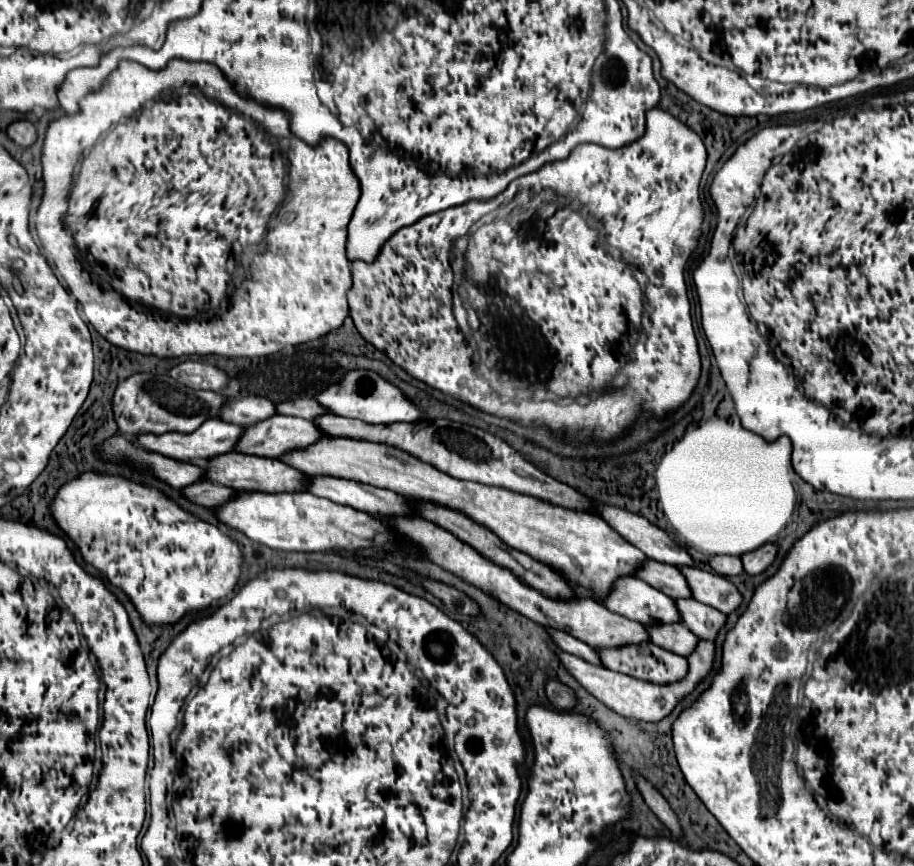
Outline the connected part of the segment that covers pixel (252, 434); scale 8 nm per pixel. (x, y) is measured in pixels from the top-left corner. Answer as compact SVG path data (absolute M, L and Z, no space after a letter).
M274 415L264 423L246 427L236 451L276 459L290 451L308 449L322 437L326 437L326 433L314 421L288 415Z

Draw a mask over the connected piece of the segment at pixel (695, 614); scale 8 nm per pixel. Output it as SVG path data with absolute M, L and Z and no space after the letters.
M696 599L676 601L676 605L678 605L678 611L682 613L682 623L688 625L690 631L696 633L700 639L714 641L726 623L724 613L704 603L698 603Z

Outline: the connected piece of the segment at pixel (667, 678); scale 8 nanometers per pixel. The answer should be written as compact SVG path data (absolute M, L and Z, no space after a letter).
M654 643L626 645L624 649L602 649L598 655L608 669L648 683L668 685L684 679L688 673L686 657L678 657Z

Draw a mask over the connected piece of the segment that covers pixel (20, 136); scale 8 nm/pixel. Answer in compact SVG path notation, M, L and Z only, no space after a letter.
M20 119L20 121L14 121L6 127L6 133L8 137L16 143L16 145L22 145L22 147L28 147L34 143L36 139L36 129L34 125L28 121L28 119Z

